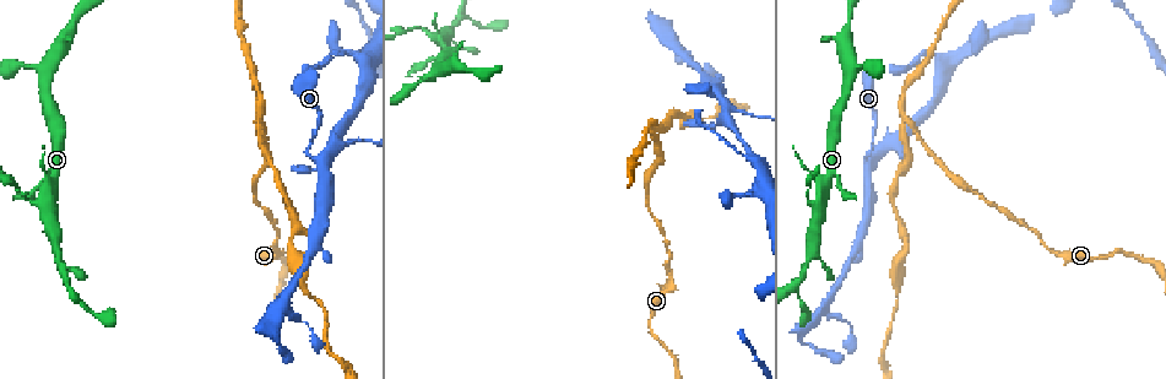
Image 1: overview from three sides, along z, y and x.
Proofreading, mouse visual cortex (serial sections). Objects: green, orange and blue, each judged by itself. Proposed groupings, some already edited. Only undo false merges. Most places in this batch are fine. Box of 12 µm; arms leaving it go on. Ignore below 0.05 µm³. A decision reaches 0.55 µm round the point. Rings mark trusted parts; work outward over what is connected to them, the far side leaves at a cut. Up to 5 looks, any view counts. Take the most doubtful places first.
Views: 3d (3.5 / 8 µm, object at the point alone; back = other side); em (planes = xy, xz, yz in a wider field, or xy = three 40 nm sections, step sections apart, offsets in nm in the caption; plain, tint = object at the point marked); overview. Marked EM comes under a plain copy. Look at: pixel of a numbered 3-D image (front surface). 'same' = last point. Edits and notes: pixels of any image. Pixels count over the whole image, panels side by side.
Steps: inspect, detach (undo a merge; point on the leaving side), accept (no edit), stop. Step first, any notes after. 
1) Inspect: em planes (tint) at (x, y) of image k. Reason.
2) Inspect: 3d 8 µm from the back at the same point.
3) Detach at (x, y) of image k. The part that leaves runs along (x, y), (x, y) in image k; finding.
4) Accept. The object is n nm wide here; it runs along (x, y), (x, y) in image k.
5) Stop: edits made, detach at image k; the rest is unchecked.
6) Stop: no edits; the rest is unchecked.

Inspect: em xy step 5 (tint) at (905, 121) of image 1.

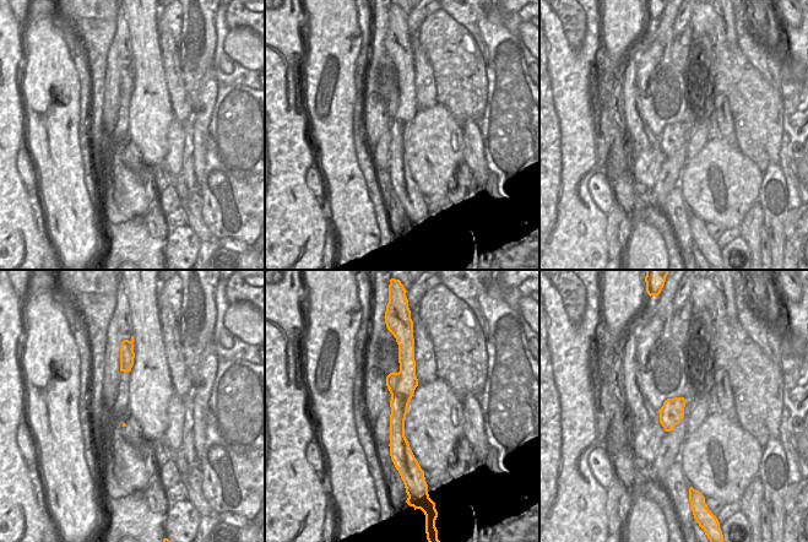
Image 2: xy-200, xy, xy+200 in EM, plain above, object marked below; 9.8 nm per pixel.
Inspect: 3d 3.5 µm at the same point. Wider look.

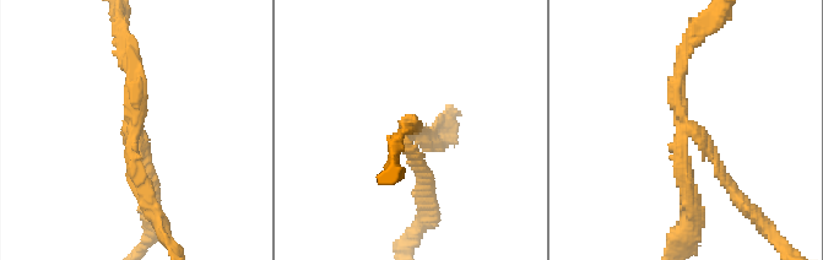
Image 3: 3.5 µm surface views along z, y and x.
Detach at (407, 122) of image 3. The object is 260 nm wide here; the part that leaves runs along (400, 144), (407, 128), (434, 140) in image 3; two cells meet here.

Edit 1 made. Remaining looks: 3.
Inspect: 3d 8 µm at (868, 158) of image 1. Two arms in line, one across.

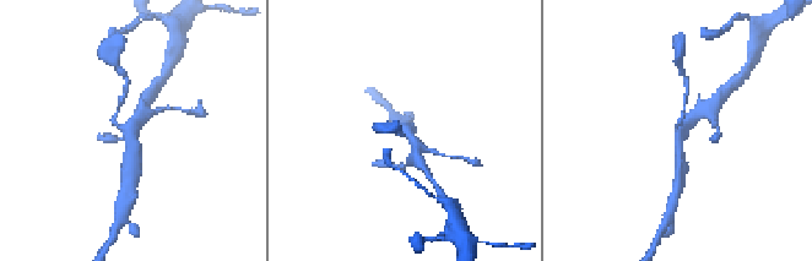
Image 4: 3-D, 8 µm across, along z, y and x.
Inspect: em planes (tint) at (680, 129) of image 4. Need the tissue.

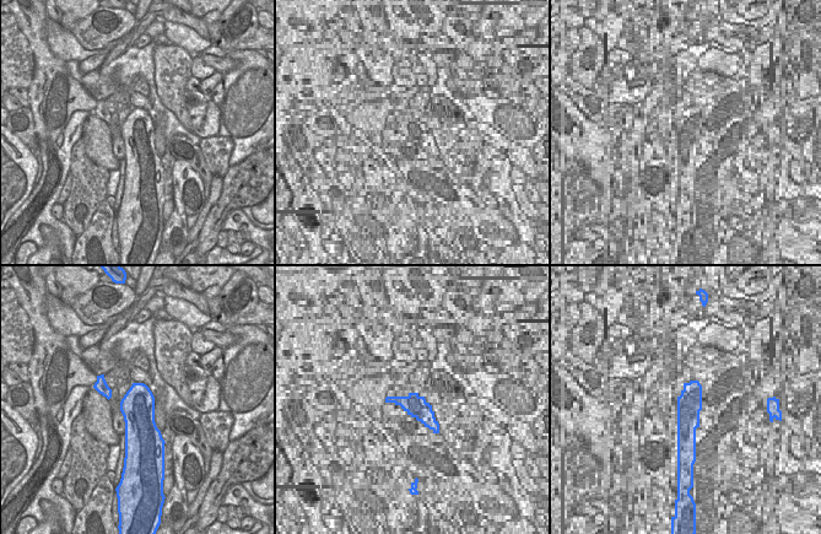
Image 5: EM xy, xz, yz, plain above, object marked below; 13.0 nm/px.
Accept. 3 arms meet here; the arms are 100, 250, 350 nm wide; one cell here.

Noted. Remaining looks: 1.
Stop: edits made, detach at image 3; the rest is unchecked.

